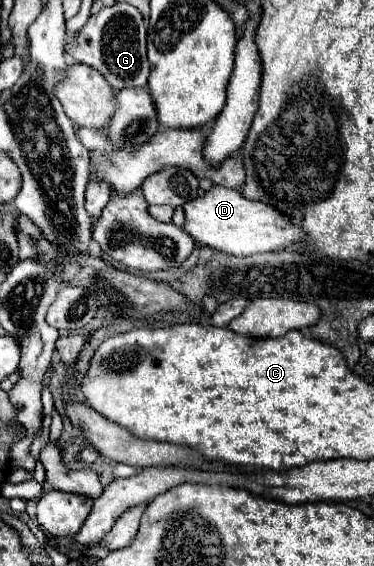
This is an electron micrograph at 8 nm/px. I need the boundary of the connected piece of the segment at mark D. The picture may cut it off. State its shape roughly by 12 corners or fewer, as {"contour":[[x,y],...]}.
{"contour":[[215,185],[187,201],[183,229],[235,257],[303,237],[271,205]]}

